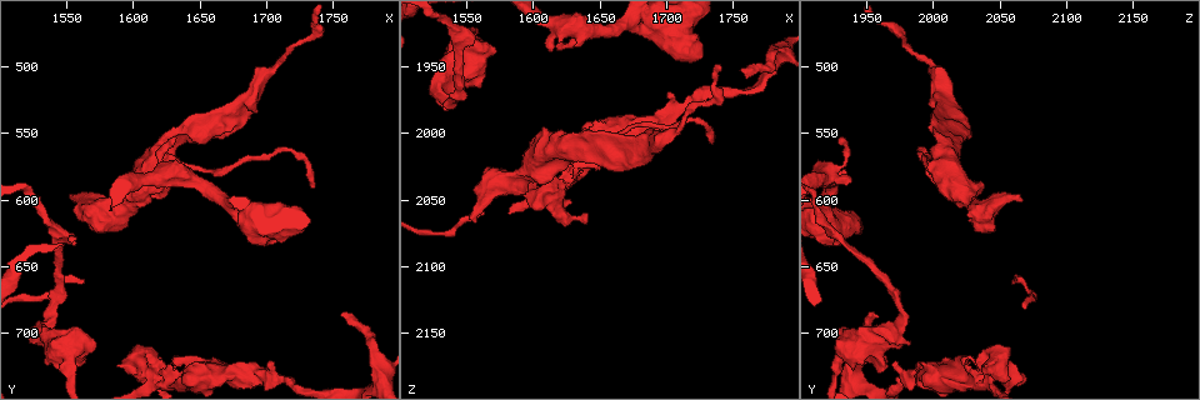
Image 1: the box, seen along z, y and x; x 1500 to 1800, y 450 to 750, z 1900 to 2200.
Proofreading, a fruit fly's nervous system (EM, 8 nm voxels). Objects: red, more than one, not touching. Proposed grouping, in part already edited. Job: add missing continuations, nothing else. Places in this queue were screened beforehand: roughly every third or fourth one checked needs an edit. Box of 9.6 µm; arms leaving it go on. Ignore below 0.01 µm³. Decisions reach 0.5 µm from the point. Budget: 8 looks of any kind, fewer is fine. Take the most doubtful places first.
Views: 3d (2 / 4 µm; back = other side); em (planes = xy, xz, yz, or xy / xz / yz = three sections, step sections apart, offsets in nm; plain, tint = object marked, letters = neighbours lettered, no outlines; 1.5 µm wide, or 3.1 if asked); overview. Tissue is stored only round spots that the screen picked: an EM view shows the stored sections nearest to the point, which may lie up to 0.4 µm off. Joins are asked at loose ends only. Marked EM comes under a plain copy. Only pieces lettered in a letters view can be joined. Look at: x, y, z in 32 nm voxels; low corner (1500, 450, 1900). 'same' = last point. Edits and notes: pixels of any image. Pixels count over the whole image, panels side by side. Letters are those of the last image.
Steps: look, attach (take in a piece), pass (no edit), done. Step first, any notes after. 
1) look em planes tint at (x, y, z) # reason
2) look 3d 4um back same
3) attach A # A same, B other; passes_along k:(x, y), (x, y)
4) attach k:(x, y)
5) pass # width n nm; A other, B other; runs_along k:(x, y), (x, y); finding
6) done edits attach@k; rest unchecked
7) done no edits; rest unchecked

look 3d 4um at (1556, 600, 2066) # end of a long branch

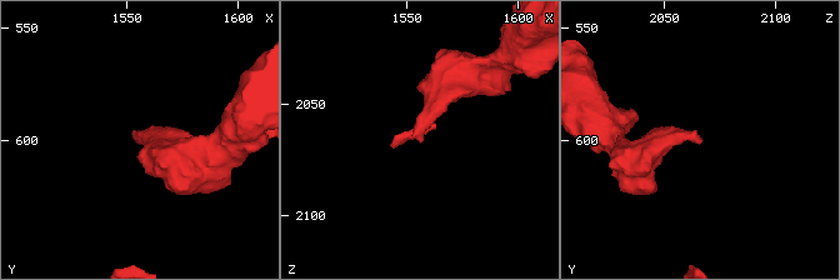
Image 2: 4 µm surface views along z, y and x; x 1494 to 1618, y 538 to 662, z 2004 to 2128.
look em planes letters at (1556, 601, 2066)

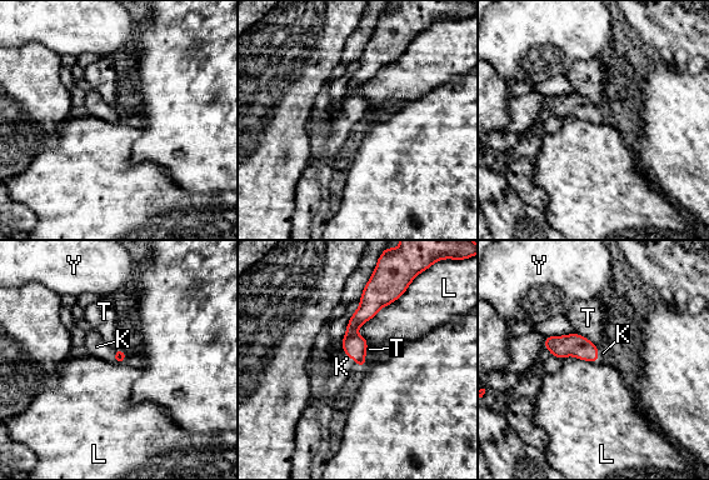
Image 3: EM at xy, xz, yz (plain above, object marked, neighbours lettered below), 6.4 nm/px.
attach K # K same, L other, T other, Y other; passes_along 3:(354, 345), (351, 358), (341, 366); the neuron continues

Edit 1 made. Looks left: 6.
look overview # see it whole again

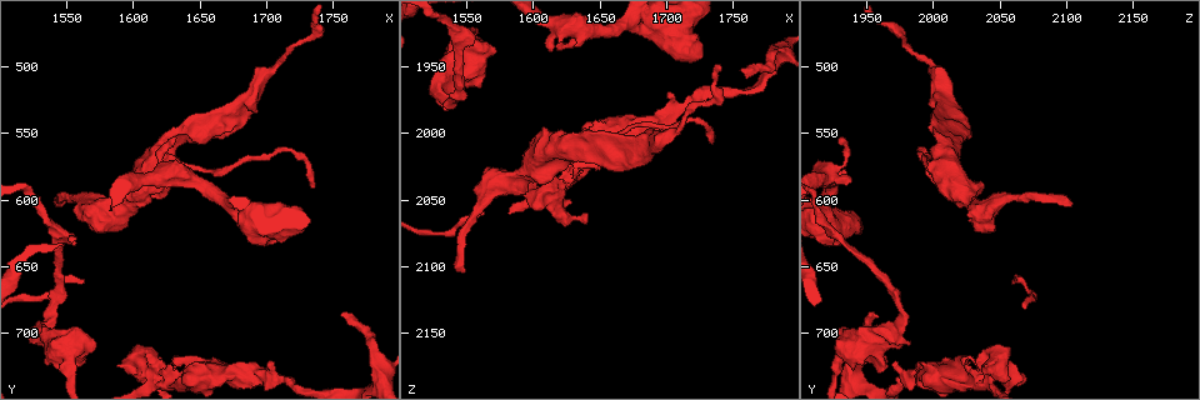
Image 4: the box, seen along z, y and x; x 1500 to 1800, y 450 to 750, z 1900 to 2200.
look em yz step 4 letters at (1704, 722, 1968) # thick end

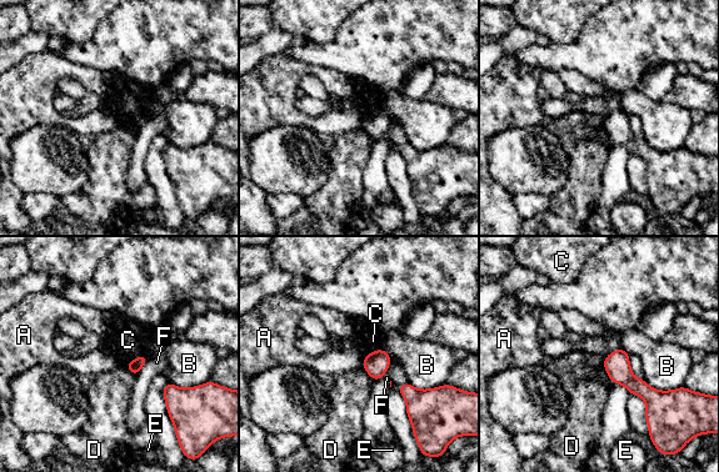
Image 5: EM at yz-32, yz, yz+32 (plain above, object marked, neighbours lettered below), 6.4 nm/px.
look em planes letters same

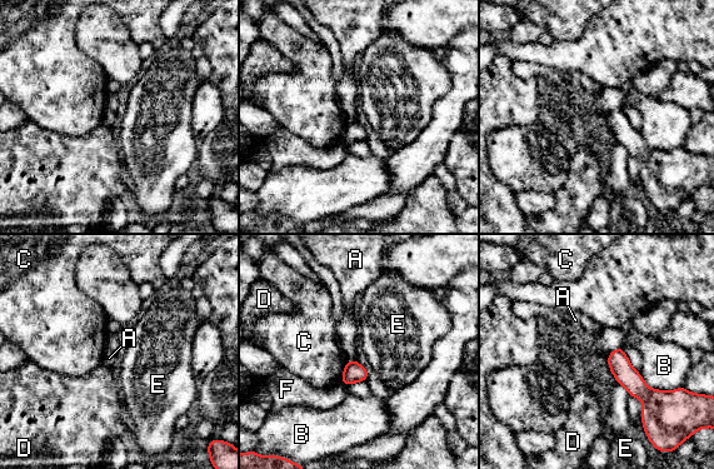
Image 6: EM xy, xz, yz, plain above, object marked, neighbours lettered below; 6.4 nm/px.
pass # A other, B other, C other, D other, E other, F other; border 6:(348, 359), (353, 360); no lettered piece goes on from it

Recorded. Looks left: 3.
done edits attach@3; rest unchecked

